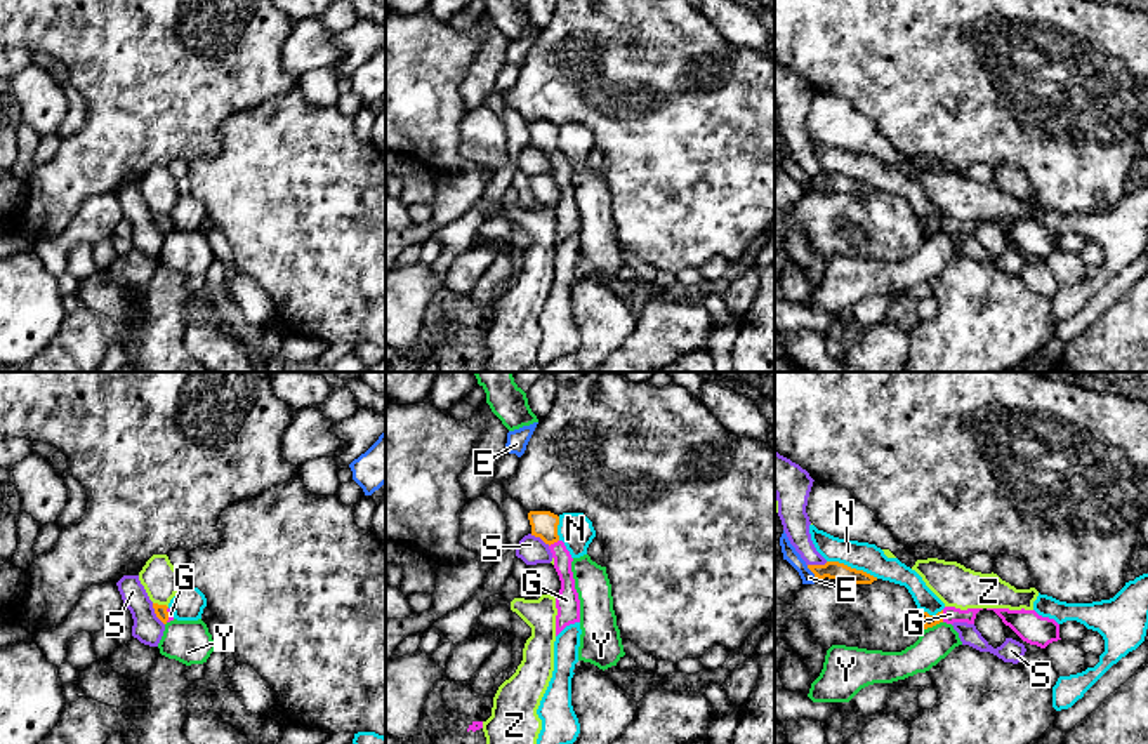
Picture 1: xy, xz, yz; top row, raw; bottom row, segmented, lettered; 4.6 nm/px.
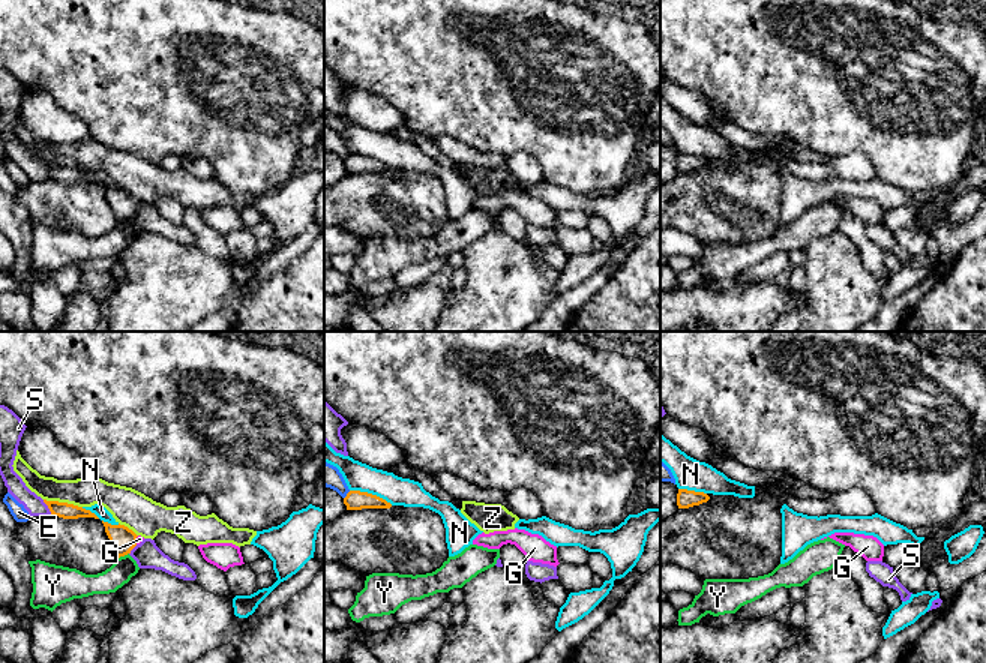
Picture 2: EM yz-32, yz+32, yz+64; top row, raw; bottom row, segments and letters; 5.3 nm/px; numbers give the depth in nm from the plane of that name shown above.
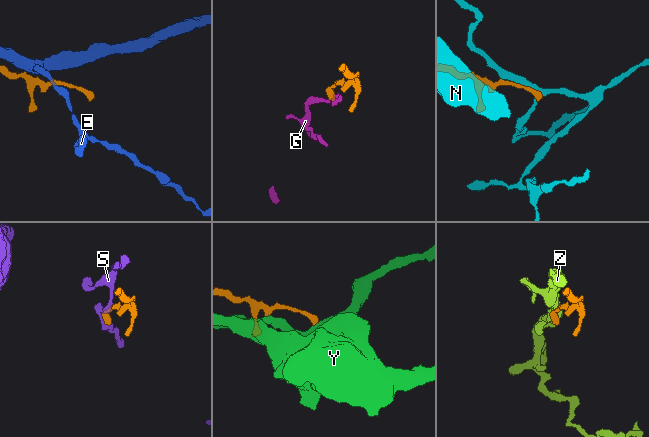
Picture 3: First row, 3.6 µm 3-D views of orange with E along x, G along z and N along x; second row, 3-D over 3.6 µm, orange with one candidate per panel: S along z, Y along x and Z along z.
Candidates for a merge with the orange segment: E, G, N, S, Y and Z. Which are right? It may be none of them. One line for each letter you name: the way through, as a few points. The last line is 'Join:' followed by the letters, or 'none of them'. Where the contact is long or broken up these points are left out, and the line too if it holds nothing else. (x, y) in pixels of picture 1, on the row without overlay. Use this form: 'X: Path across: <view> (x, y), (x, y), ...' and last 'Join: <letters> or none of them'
G: Path across: yz (930, 232), (942, 226), (950, 225)
Join: G

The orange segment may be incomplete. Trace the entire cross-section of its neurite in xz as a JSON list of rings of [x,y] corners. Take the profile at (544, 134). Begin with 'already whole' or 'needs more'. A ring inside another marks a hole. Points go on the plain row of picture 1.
needs more; [[[530,122],[528,130],[531,146],[540,148],[551,160],[554,179],[561,191],[561,200],[556,205],[556,247],[570,235],[580,233],[580,210],[575,200],[571,183],[571,165],[558,146],[559,127],[551,122]]]

